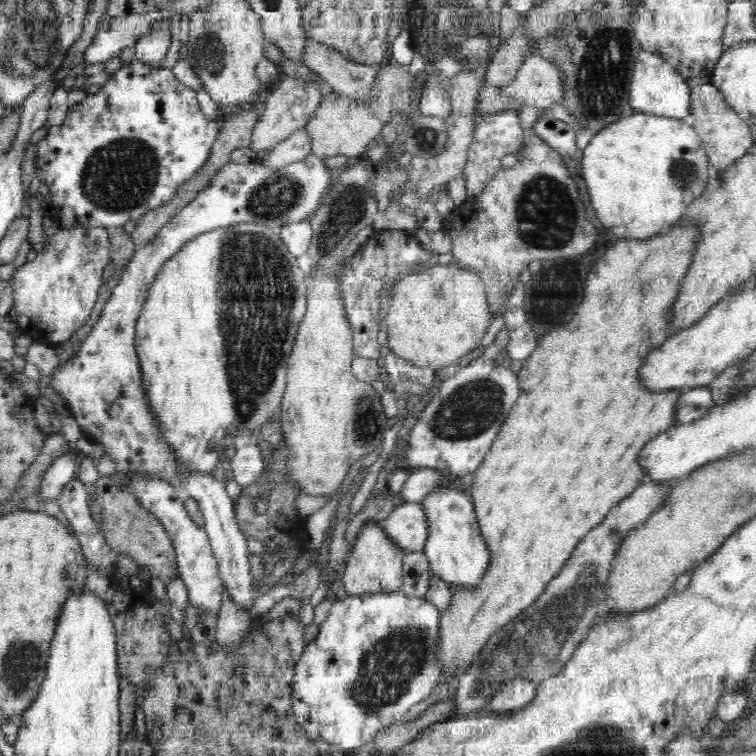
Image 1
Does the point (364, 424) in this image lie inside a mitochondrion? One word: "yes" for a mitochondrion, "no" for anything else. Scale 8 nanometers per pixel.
yes

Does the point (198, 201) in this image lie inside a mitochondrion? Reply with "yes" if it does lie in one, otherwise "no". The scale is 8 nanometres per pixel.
no

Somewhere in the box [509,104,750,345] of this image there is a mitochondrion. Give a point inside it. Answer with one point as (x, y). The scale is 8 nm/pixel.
(546, 219)

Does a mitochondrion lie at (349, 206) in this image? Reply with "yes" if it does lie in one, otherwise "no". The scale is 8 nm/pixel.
yes

